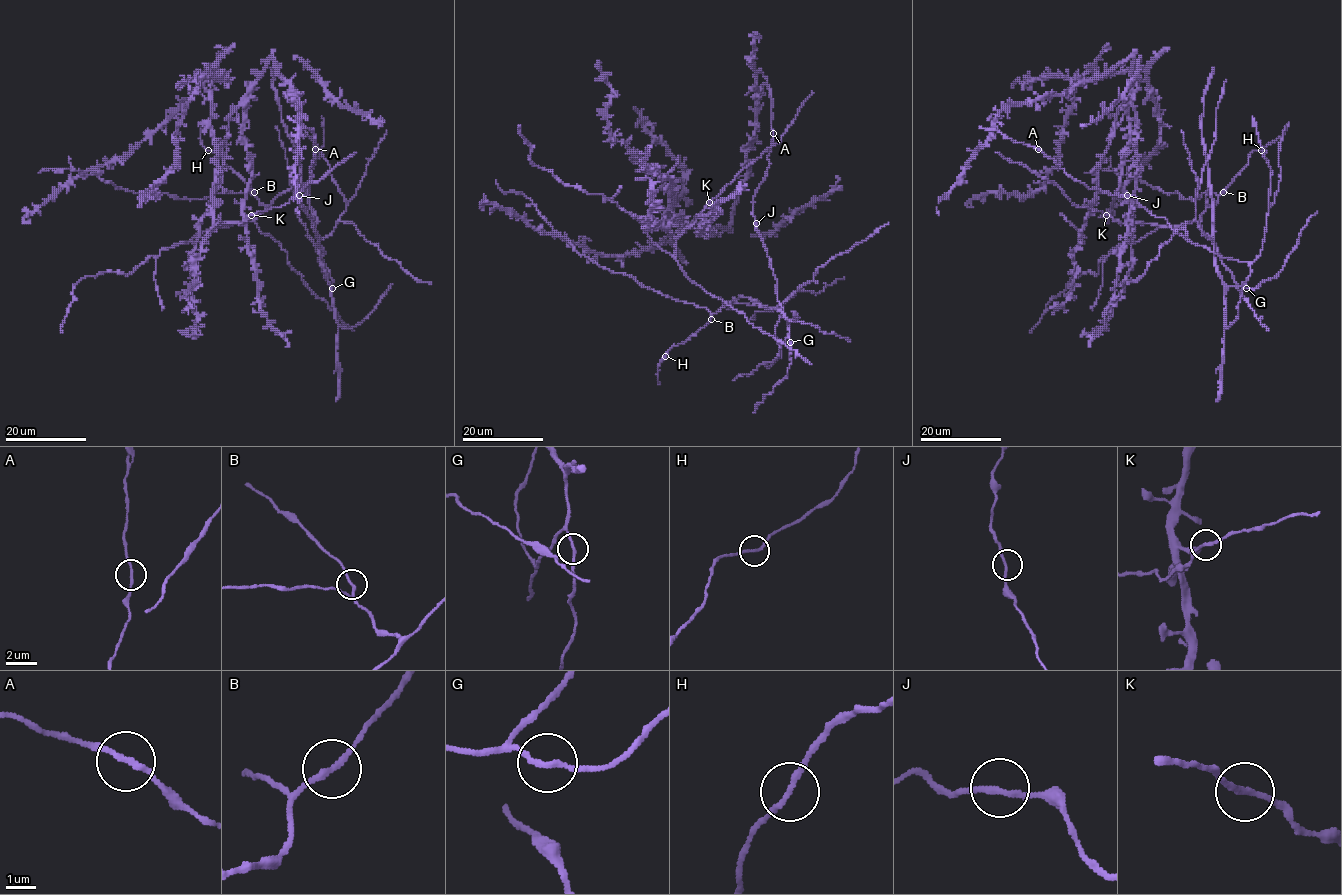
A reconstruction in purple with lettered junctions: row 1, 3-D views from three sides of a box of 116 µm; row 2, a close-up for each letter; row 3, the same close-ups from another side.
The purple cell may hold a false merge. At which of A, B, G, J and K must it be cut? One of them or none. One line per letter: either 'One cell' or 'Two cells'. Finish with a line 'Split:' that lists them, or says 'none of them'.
A: One cell
B: One cell
G: One cell
J: One cell
K: One cell
Split: none of them

